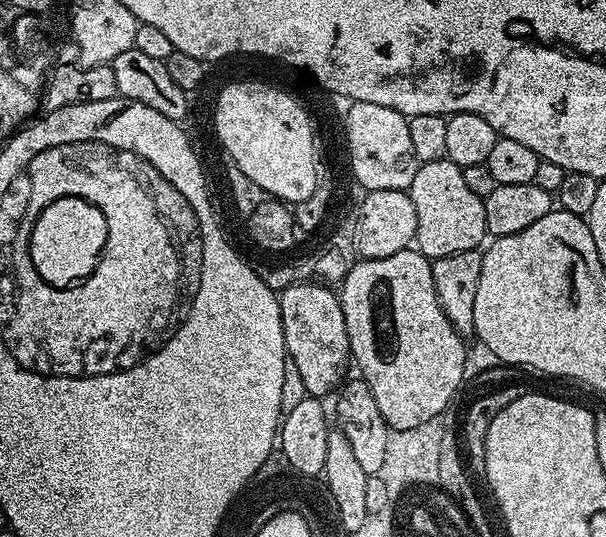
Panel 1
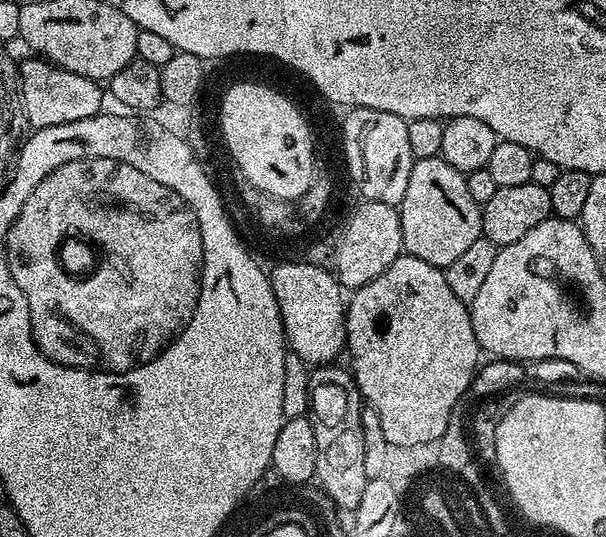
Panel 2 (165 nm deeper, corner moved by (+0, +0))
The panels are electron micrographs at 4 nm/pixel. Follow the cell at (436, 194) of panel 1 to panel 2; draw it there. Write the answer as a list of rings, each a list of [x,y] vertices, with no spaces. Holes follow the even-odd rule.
[[[440,156],[413,163],[406,194],[398,207],[404,252],[422,258],[422,262],[430,262],[435,268],[448,268],[475,240],[481,239],[481,205],[470,198],[465,173],[454,170]]]

